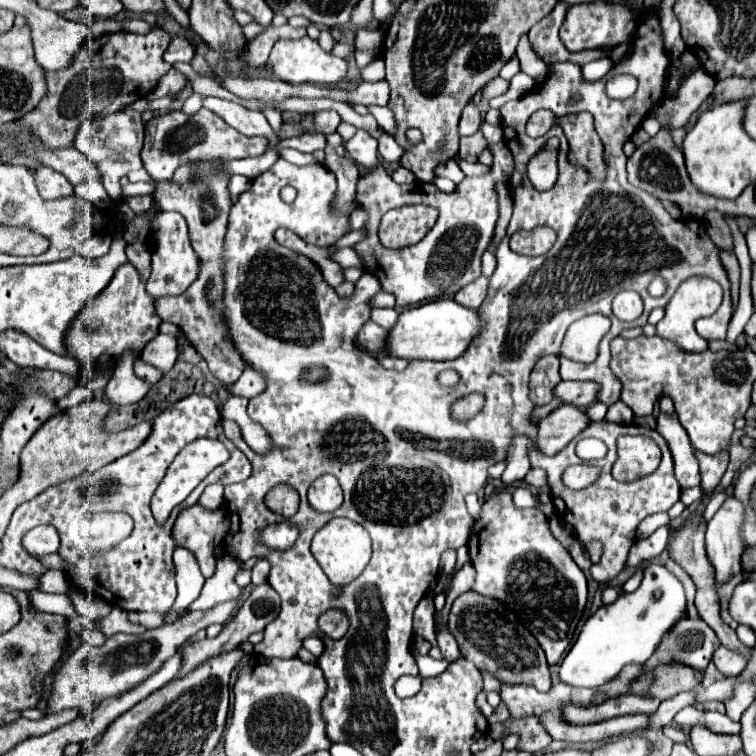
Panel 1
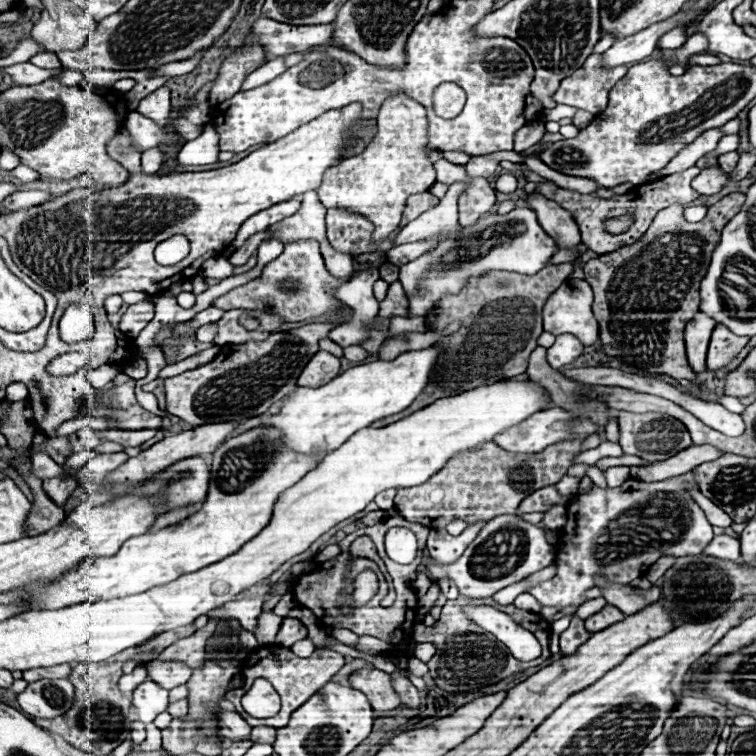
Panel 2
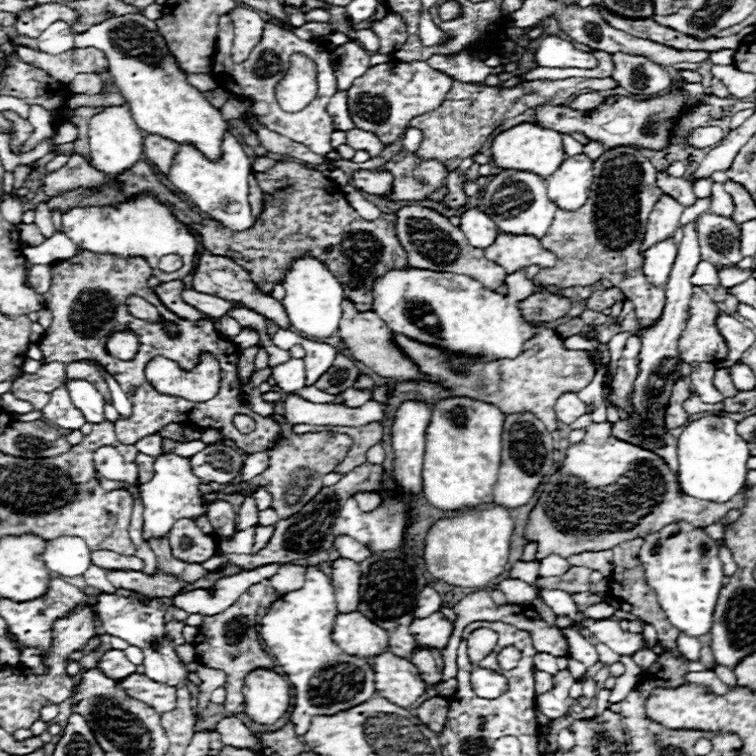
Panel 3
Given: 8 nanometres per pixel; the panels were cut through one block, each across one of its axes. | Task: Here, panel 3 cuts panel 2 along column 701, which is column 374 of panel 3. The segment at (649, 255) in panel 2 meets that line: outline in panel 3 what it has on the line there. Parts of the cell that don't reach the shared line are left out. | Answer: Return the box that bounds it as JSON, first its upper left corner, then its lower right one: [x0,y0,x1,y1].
[48,160,408,312]

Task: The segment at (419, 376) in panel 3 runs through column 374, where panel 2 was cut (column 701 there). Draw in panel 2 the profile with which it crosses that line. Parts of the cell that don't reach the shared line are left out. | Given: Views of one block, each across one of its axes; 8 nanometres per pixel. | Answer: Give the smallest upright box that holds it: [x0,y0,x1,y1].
[684,314,716,374]

